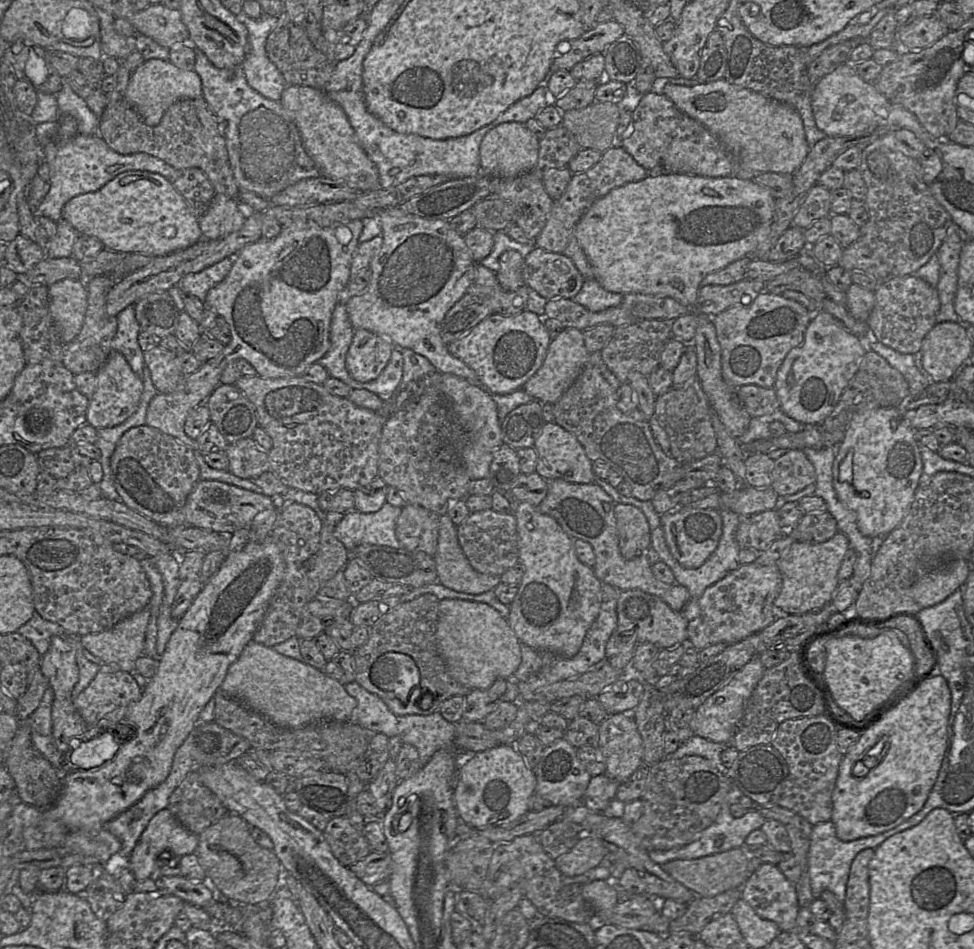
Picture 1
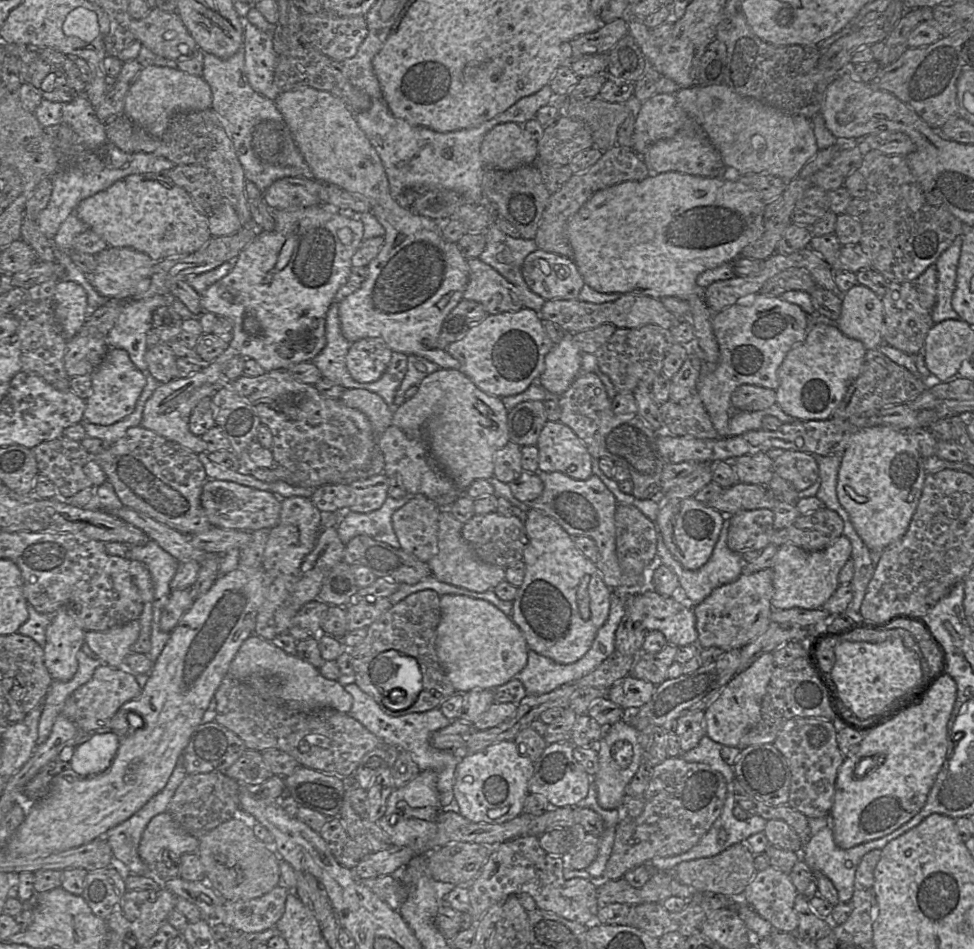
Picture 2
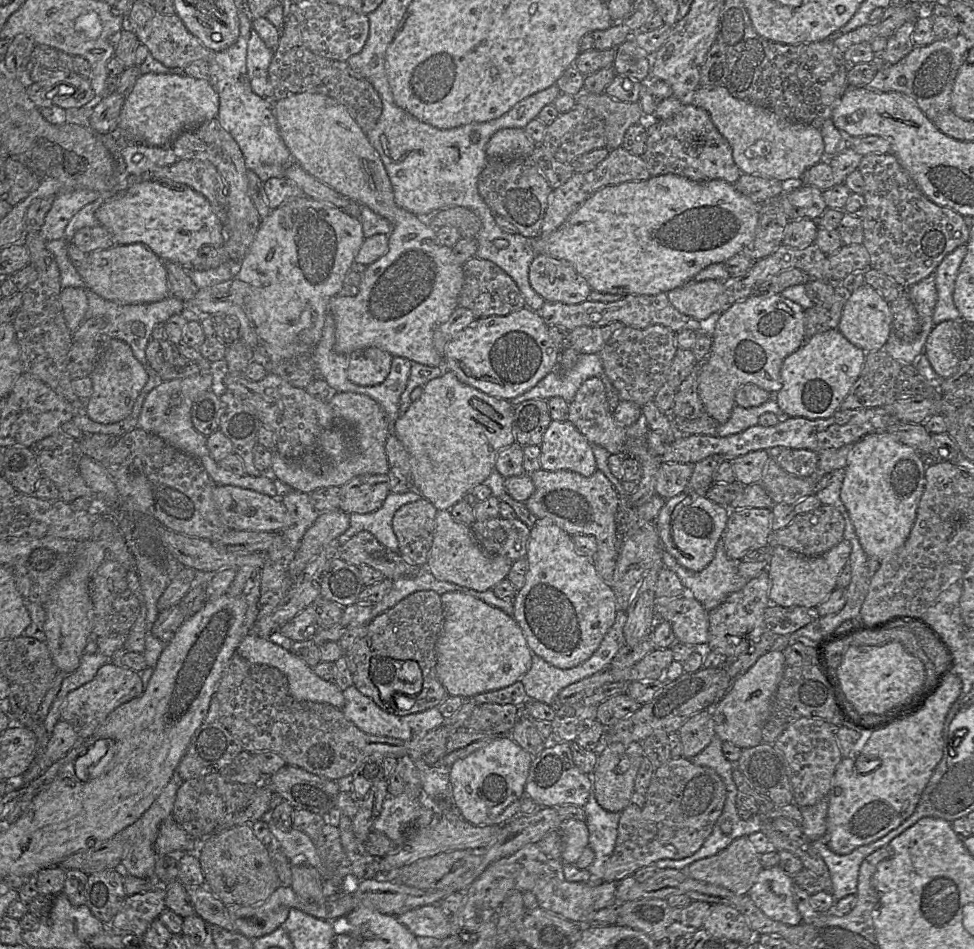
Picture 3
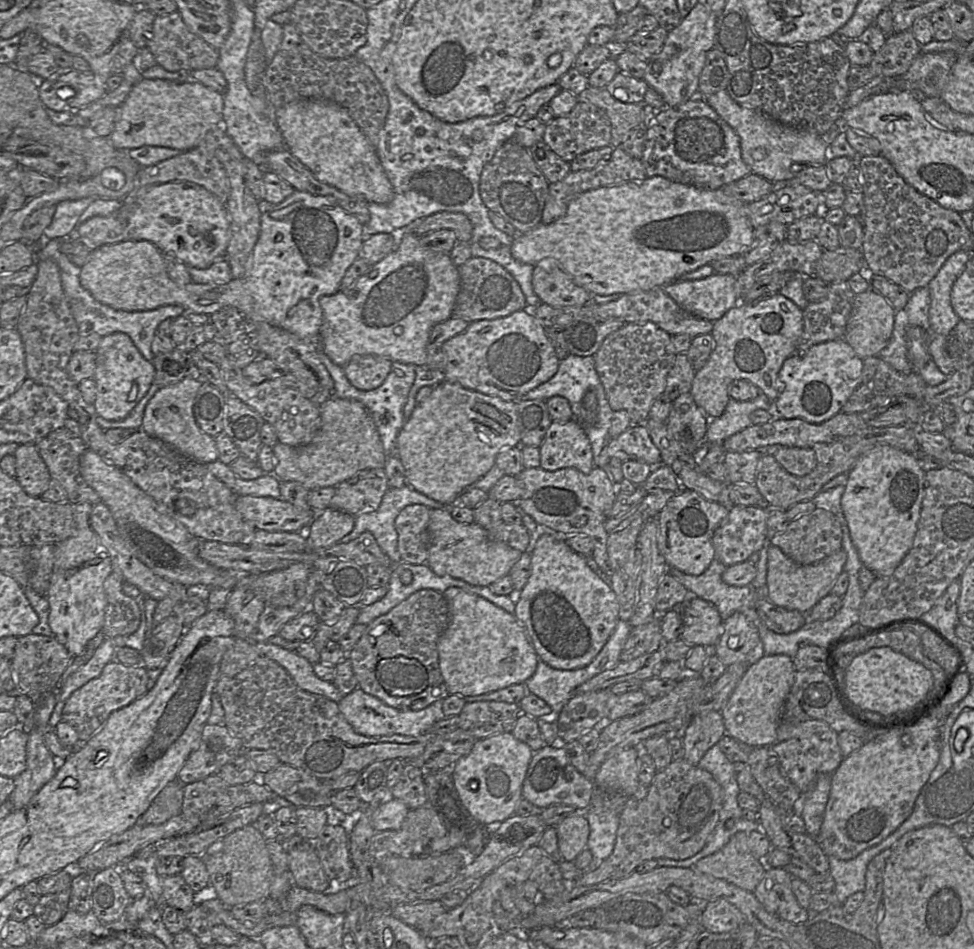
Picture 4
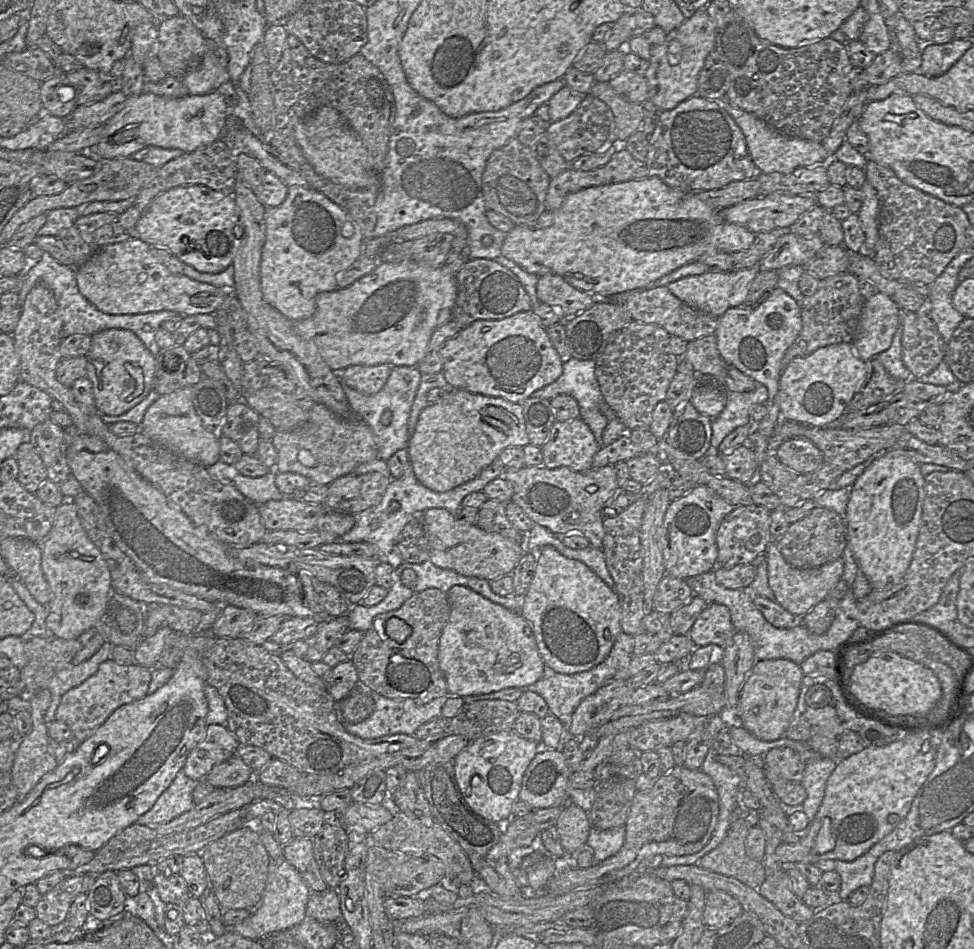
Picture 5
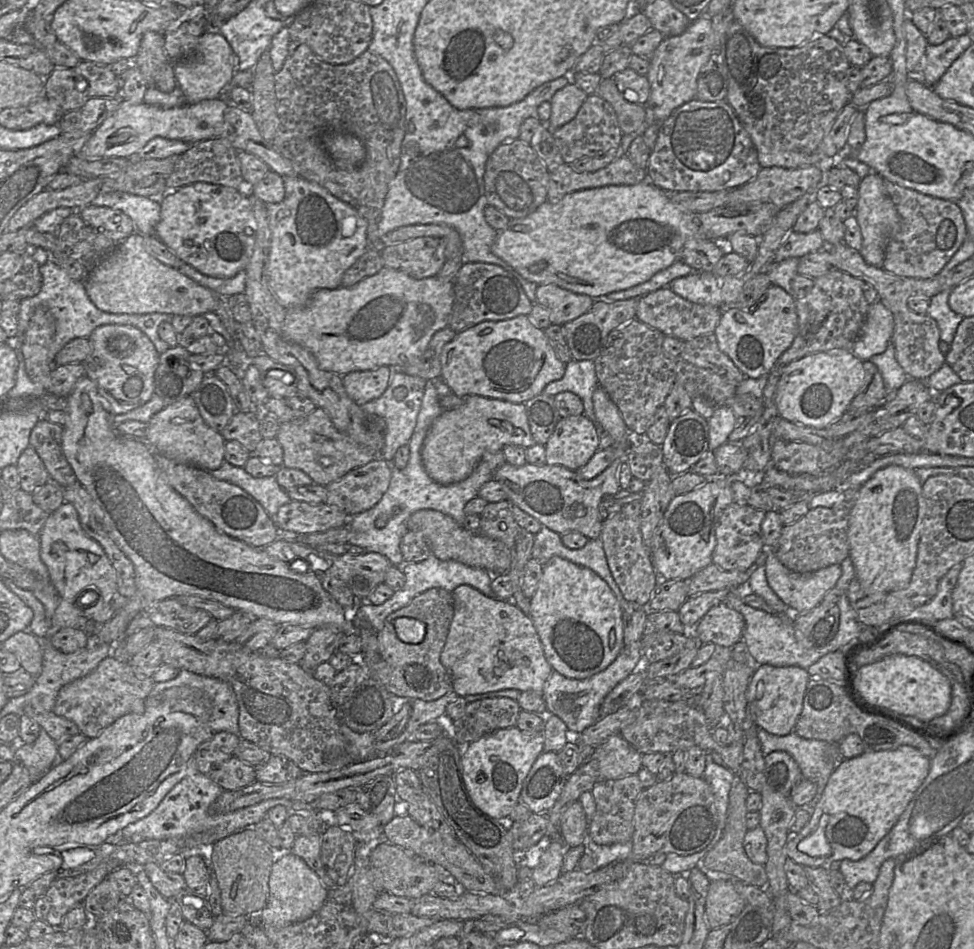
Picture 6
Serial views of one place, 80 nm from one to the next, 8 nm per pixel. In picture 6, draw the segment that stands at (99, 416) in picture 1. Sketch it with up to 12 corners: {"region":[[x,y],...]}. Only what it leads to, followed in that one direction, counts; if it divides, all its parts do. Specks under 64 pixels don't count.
{"region":[[131,325],[89,336],[86,376],[113,415],[154,394],[160,354]]}

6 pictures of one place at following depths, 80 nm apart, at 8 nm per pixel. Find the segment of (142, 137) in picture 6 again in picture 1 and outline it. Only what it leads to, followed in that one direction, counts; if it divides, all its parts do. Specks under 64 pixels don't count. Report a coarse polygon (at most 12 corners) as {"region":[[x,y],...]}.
{"region":[[150,59],[130,77],[125,100],[157,126],[180,99],[202,97],[193,71]]}

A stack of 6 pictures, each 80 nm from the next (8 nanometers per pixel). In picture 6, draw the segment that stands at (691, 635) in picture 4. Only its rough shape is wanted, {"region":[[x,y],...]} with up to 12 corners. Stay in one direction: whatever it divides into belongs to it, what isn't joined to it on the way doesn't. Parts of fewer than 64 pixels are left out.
{"region":[[726,603],[692,630],[703,644],[742,643],[744,617]]}

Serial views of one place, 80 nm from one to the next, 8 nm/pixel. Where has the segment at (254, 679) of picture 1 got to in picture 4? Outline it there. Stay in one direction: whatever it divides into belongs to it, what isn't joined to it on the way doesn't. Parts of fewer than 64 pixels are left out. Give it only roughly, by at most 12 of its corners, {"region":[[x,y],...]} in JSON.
{"region":[[269,642],[256,648],[282,666],[300,689],[336,703],[332,682],[307,659]]}

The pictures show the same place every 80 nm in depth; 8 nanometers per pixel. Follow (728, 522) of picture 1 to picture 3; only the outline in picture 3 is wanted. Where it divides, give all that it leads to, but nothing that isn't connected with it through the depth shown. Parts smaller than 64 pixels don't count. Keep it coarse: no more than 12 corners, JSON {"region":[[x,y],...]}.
{"region":[[722,535],[713,560],[690,571],[662,547],[664,566],[707,611],[748,582]]}

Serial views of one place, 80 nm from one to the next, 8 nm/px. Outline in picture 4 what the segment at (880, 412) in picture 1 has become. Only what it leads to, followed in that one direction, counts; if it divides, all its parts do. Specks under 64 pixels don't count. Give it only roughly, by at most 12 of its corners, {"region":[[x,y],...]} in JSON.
{"region":[[889,445],[848,472],[859,557],[892,575],[913,545],[925,474]]}

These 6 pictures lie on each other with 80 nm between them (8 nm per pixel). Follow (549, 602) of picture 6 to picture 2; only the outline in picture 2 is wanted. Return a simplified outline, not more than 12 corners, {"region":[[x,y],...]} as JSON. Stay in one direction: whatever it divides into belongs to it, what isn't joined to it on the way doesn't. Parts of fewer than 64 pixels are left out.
{"region":[[529,509],[511,619],[572,664],[612,589],[555,519]]}

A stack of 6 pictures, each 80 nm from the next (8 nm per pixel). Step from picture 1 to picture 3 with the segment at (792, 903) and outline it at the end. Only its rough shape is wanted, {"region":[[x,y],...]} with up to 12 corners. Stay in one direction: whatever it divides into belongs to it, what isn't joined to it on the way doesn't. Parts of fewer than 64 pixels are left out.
{"region":[[763,868],[747,895],[771,920],[802,923],[793,878]]}

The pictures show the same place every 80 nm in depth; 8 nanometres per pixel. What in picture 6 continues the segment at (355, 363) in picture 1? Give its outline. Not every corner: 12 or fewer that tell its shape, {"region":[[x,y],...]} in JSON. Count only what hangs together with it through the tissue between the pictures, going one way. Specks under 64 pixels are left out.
{"region":[[381,366],[342,376],[357,405],[379,398],[393,369]]}

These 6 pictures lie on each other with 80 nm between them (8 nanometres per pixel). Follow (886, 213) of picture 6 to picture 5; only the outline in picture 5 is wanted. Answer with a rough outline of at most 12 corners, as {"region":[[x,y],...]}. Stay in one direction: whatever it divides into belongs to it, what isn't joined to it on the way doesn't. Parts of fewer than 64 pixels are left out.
{"region":[[865,180],[857,214],[865,235],[860,252],[873,258],[878,239],[880,203]]}

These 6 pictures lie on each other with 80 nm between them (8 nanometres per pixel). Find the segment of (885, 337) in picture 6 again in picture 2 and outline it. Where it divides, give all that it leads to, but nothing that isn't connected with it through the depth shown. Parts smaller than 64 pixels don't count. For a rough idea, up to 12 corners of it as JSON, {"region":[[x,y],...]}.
{"region":[[866,286],[842,295],[835,325],[867,350],[883,343],[884,305]]}

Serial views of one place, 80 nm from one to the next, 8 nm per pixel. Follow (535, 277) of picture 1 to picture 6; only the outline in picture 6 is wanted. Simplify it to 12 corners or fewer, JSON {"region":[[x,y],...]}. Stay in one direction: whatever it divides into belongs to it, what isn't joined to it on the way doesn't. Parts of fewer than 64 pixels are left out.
{"region":[[538,285],[536,304],[551,324],[564,325],[586,313],[594,298]]}

